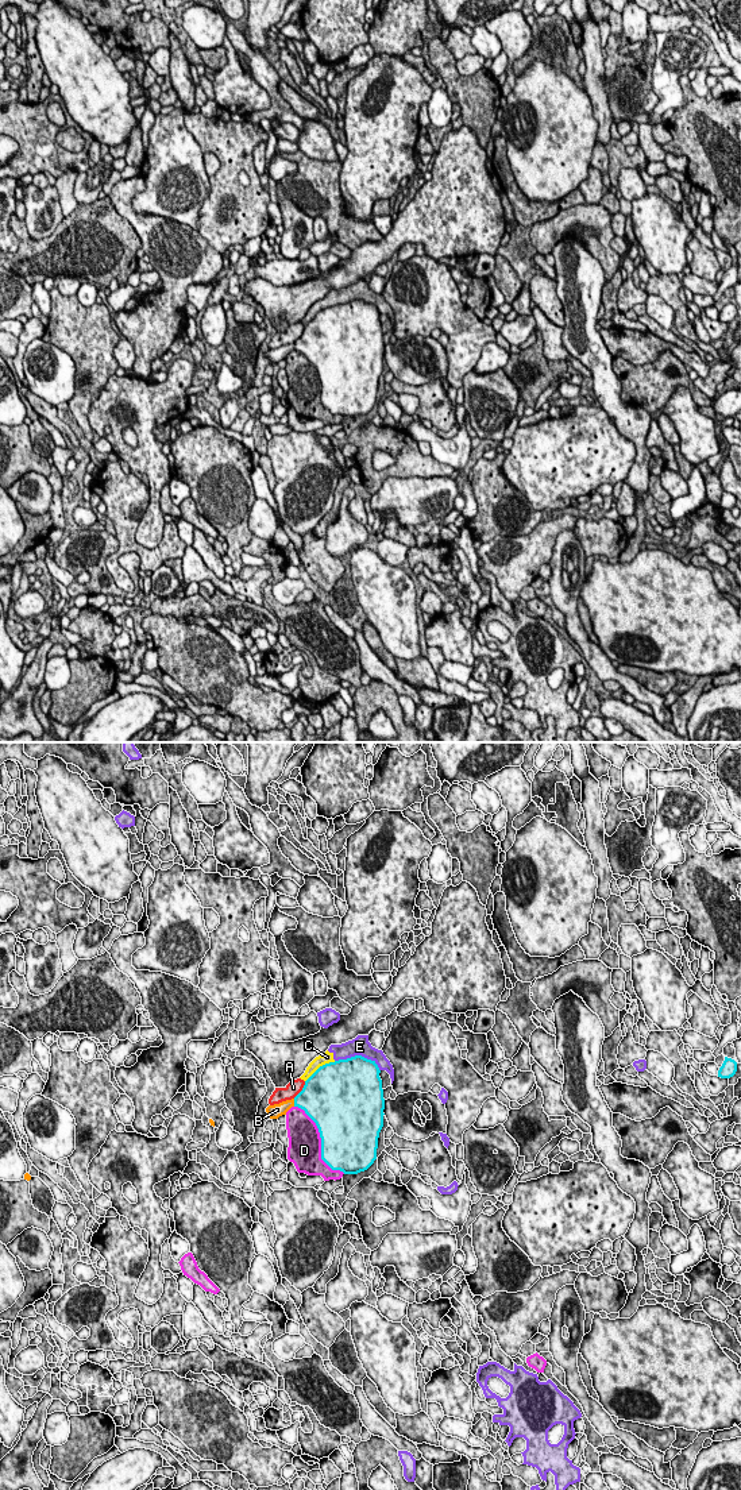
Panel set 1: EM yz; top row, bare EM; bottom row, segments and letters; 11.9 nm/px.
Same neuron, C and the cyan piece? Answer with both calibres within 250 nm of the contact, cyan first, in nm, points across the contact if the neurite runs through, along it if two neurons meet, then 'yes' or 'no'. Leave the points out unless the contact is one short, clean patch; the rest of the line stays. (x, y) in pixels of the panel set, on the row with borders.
500 nm thick on the cyan side, 140 nm on the other; no

